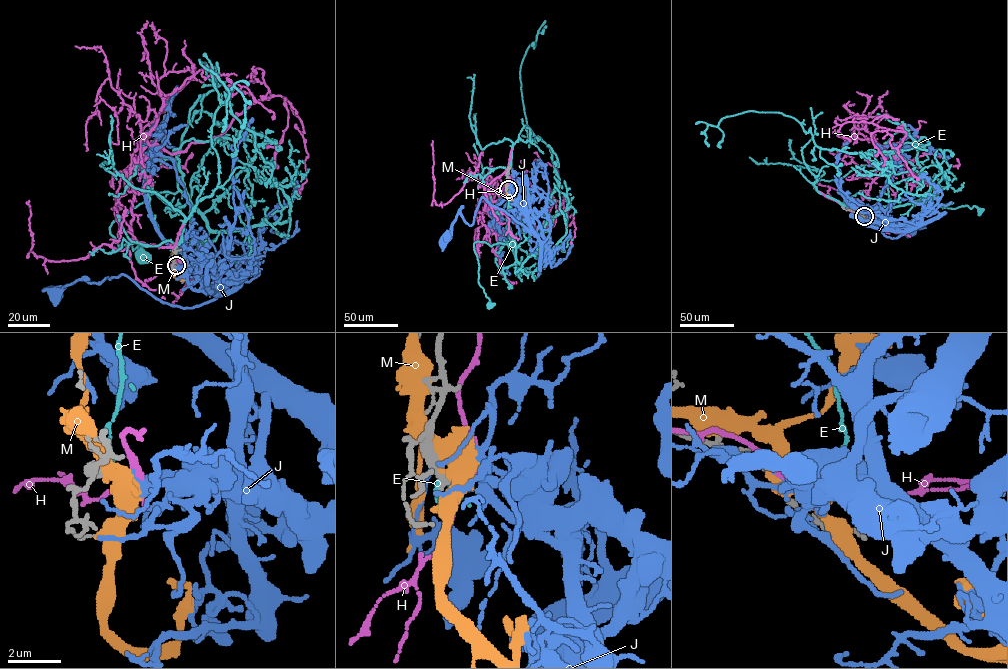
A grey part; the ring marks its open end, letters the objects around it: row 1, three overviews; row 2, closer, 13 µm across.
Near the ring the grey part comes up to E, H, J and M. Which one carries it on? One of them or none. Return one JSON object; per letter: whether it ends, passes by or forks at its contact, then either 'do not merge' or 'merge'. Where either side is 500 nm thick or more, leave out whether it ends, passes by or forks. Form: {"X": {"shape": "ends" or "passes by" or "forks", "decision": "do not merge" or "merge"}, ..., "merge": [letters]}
{"E": {"shape": "ends", "decision": "do not merge"}, "H": {"shape": "forks", "decision": "do not merge"}, "J": {"shape": "passes by", "decision": "merge"}, "M": {"decision": "do not merge"}, "merge": ["J"]}

